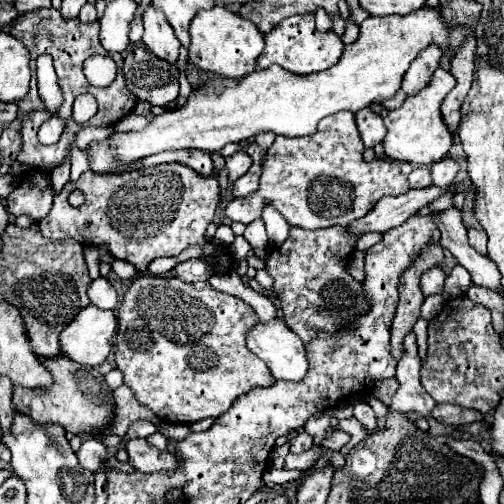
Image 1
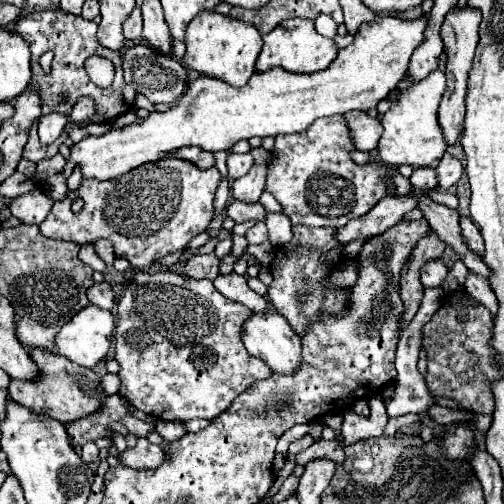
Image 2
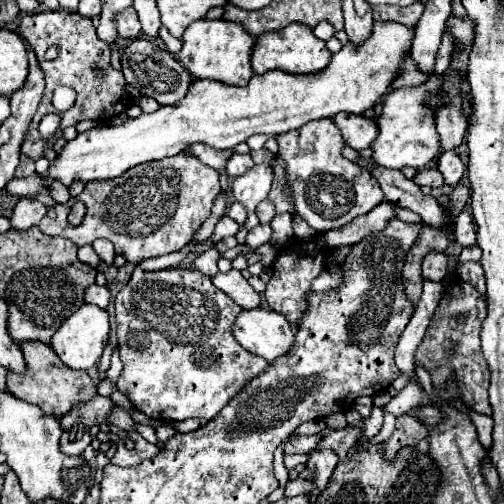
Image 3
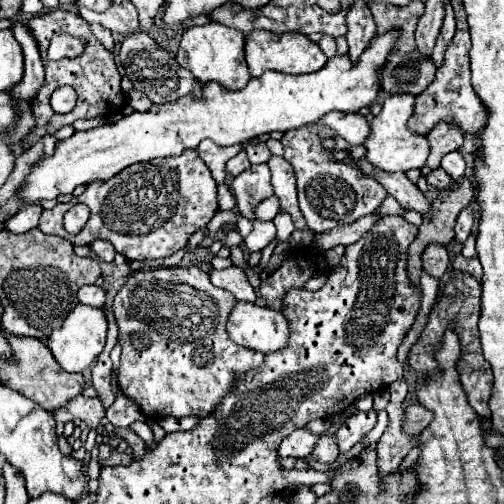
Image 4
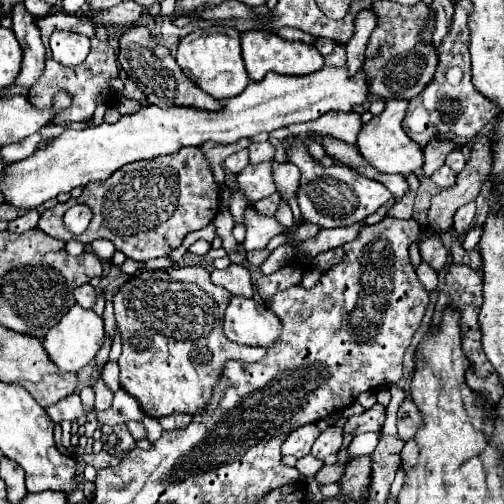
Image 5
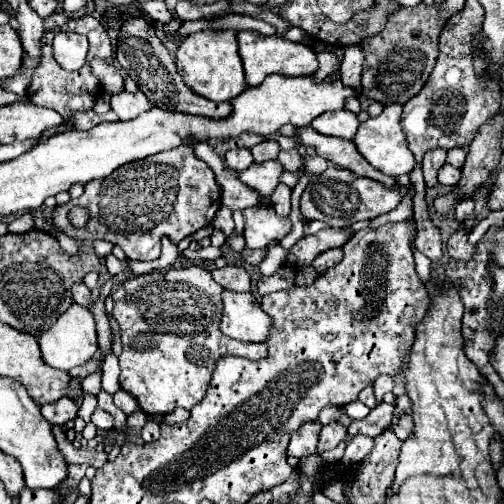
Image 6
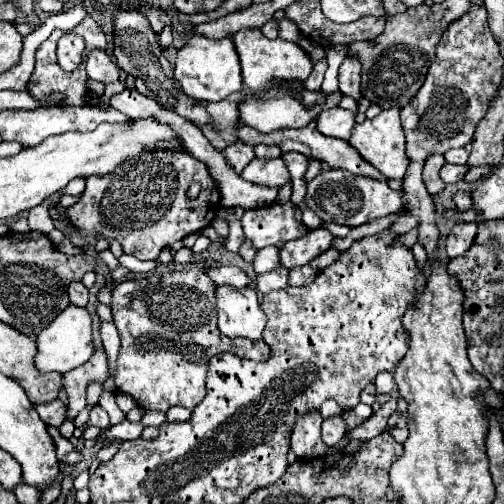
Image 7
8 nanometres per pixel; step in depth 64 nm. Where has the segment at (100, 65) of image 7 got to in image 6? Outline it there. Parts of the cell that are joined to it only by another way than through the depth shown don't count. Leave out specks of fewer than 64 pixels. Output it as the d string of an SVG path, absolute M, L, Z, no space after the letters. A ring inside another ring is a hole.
M92 60L92 72L96 72L96 76L100 76L106 92L118 94L120 90L124 90L122 74L116 70L114 64L104 64L102 60Z

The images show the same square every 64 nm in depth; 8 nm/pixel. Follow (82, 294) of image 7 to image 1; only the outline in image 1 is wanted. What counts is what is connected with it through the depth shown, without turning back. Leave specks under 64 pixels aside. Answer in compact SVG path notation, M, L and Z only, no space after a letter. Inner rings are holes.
M96 278L90 288L88 288L88 298L94 306L102 308L102 310L116 310L118 306L118 294L116 290L110 286L110 282L106 278Z

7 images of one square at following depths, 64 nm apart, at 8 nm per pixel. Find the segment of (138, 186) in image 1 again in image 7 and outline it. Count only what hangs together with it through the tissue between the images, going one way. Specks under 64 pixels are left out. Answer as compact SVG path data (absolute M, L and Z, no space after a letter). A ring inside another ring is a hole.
M156 150L148 156L140 156L140 160L130 160L128 164L120 164L112 176L92 176L86 180L86 190L80 200L66 208L64 222L68 222L82 236L104 236L114 238L122 244L122 250L138 260L156 260L166 244L180 242L188 234L194 234L212 224L216 212L220 210L220 190L216 180L210 176L206 164L200 164L188 150ZM192 182L200 182L202 190L198 198L188 198L186 190Z

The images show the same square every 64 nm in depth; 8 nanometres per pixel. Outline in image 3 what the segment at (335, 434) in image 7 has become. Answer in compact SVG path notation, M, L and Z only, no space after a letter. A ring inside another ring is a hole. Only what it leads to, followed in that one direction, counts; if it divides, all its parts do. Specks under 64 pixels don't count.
M316 450L310 454L310 460L306 462L306 470L312 474L312 484L318 490L324 490L328 486L328 480L338 464L338 458L332 450Z

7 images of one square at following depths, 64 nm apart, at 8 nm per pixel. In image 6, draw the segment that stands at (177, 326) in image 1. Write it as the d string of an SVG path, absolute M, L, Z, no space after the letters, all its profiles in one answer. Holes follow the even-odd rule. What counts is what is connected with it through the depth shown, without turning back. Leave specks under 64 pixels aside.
M190 266L190 268L168 268L152 270L142 276L128 278L118 290L112 292L114 298L114 320L120 326L122 334L122 354L120 354L120 386L130 392L140 408L148 416L164 416L174 408L192 408L196 406L210 386L214 366L222 356L242 356L248 360L260 360L268 354L266 344L240 344L220 332L220 308L222 308L224 288L216 284L208 270Z

